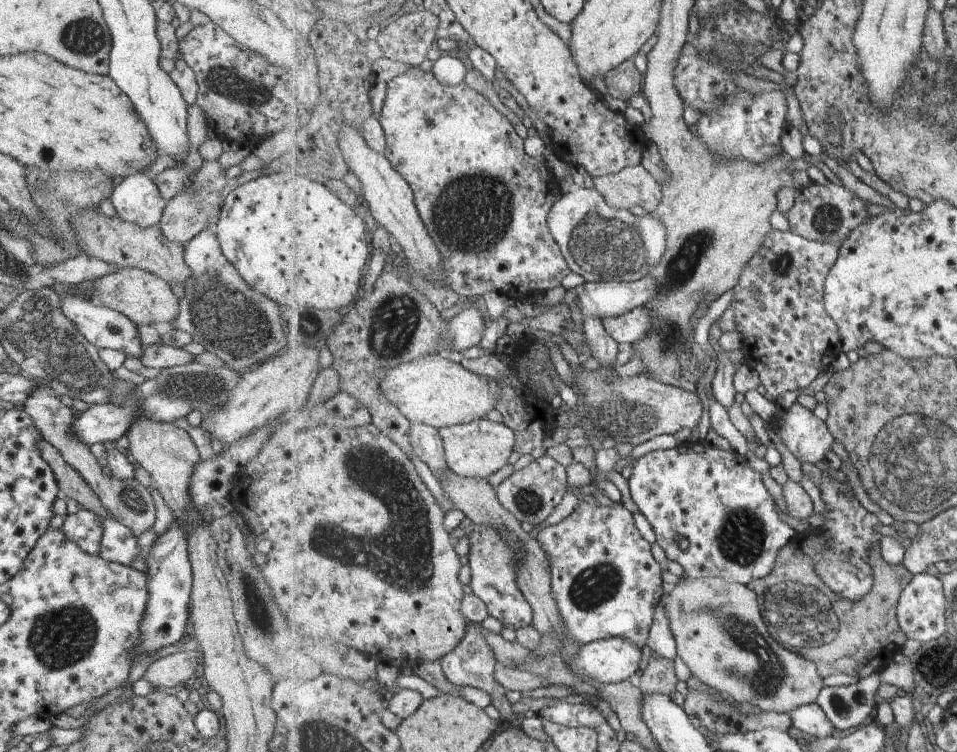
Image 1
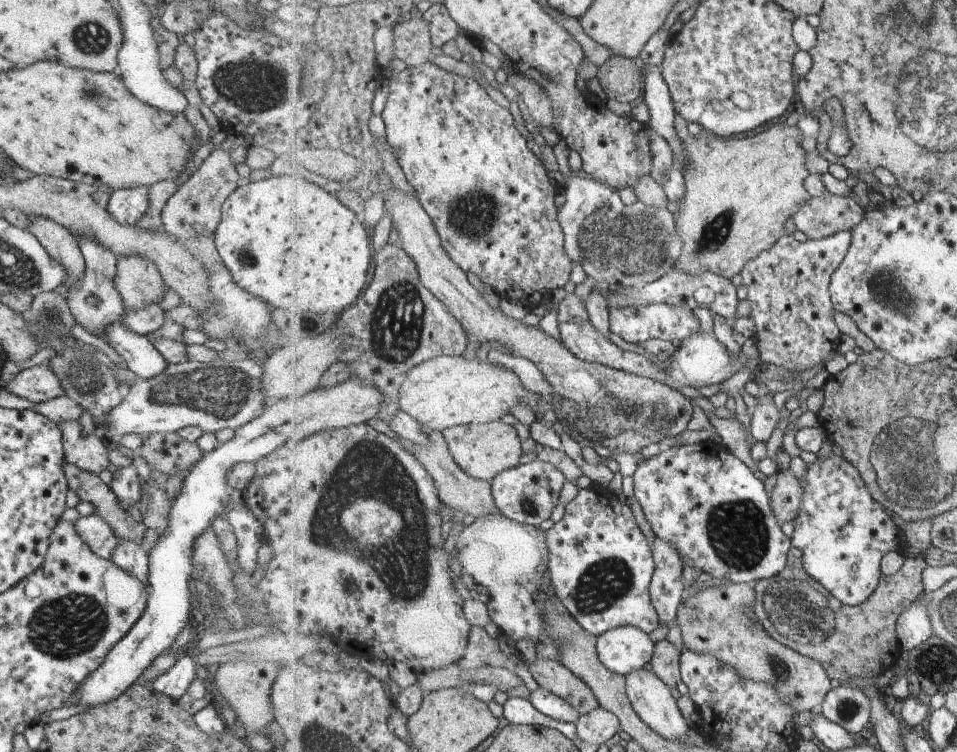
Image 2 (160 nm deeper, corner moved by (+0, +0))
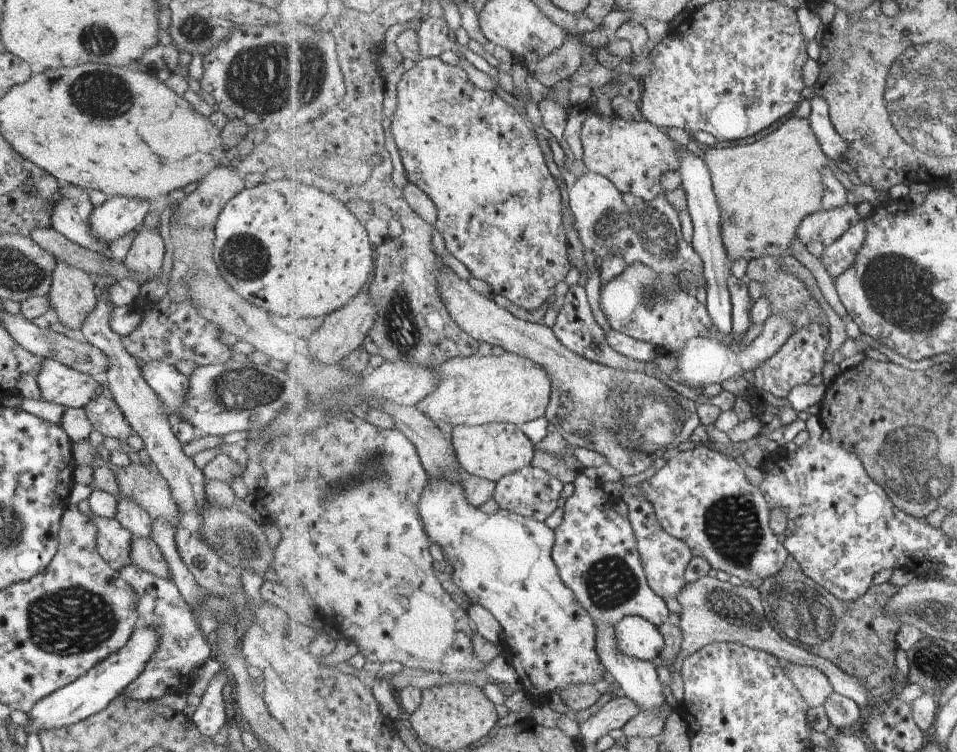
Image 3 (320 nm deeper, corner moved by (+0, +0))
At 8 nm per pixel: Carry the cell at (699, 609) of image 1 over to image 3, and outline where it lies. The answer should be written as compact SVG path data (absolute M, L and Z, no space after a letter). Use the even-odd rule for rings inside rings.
M782 659L779 660L783 662L784 671L795 683L799 692L806 698L809 706L825 706L834 693L829 678L817 668L800 666L788 661L785 662Z

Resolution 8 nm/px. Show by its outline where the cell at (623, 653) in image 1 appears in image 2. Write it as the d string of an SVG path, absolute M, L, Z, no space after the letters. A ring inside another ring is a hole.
M623 625L600 634L596 647L603 664L627 676L652 662L656 643L641 627Z

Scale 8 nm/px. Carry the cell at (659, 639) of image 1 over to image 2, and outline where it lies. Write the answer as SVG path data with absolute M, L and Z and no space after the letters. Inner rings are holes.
M655 536L650 543L656 572L652 578L650 593L656 611L660 614L661 626L667 625L670 628L676 623L678 610L684 602L683 590L685 590L685 578L683 578L683 566L680 550L673 546L673 543Z

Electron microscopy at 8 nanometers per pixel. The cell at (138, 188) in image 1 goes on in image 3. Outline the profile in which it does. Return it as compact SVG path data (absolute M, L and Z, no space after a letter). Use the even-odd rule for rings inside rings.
M121 195L107 197L88 214L90 233L109 245L135 230L153 207L145 199Z

